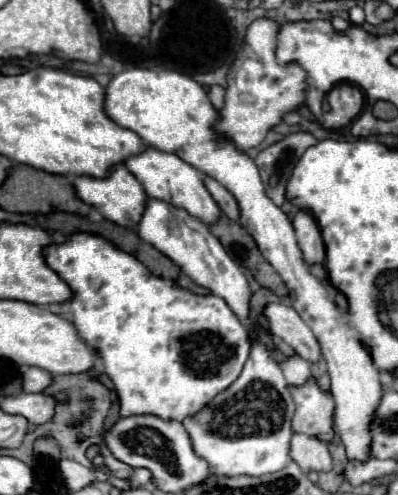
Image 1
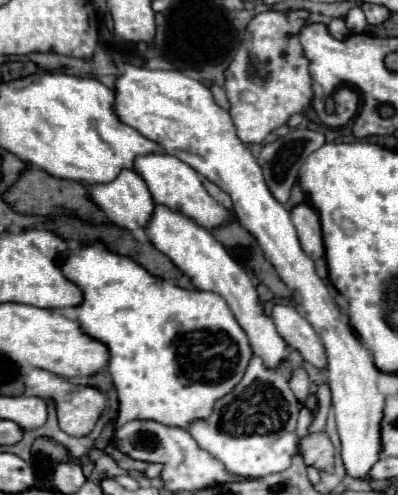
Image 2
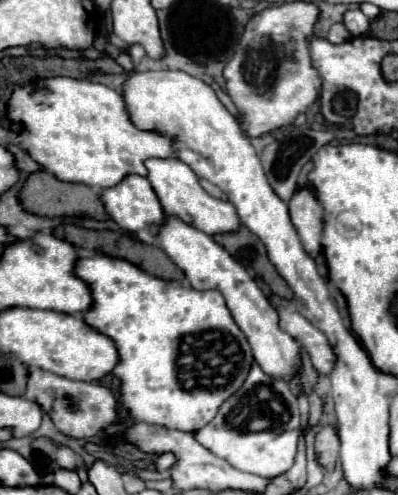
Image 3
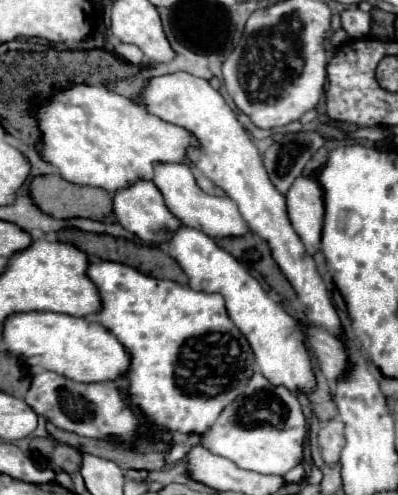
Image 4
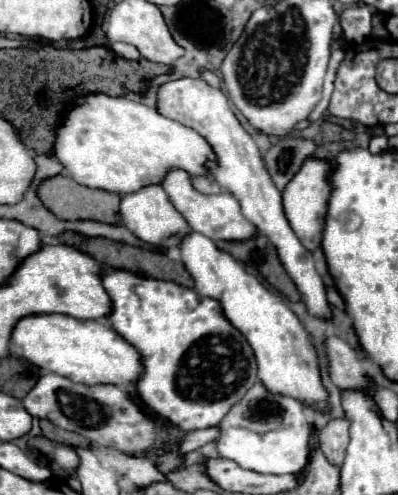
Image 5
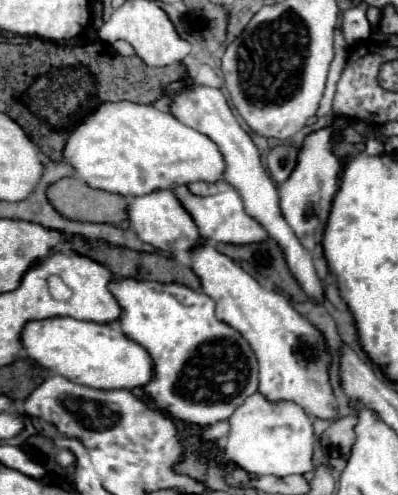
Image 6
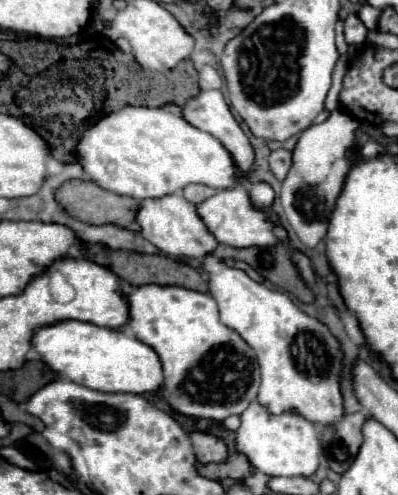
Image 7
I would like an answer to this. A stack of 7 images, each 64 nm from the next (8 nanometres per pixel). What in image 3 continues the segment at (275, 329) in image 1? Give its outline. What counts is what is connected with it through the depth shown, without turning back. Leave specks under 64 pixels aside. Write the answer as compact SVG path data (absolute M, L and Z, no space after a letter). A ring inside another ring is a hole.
M276 308L280 316L280 328L290 334L294 340L300 342L300 346L308 352L314 368L322 374L330 374L334 366L334 352L326 340L326 336L314 328L302 314L288 312L286 308Z

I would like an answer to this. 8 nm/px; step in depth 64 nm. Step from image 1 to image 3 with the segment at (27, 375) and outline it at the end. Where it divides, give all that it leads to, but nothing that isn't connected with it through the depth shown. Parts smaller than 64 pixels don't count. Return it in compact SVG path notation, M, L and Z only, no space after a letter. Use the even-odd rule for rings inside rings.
M34 370L28 378L24 398L38 402L44 408L44 412L52 416L54 426L62 434L72 438L92 438L98 430L104 430L106 426L118 420L114 394L98 382L76 382L54 372Z

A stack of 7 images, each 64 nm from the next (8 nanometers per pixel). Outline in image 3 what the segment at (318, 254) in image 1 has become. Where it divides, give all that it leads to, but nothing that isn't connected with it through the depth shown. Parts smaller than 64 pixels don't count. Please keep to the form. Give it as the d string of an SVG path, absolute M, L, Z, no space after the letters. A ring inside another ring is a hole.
M310 188L296 192L290 200L290 218L304 244L304 250L316 258L322 252L322 206Z

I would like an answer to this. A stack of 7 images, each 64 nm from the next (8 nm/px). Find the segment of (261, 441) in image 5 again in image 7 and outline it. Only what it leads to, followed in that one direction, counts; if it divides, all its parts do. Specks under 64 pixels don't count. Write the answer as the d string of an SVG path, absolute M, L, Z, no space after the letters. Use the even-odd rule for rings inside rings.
M252 400L248 408L240 414L240 426L236 430L236 454L244 454L250 462L250 468L264 472L272 478L310 478L318 468L320 440L316 426L304 420L298 412L270 414L260 402Z

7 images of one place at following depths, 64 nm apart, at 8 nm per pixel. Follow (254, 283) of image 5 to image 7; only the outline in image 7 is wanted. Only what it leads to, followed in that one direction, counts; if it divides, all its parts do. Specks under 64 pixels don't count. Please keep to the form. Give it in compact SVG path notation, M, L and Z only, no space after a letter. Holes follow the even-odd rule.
M214 254L202 258L202 272L208 274L208 290L218 302L220 322L236 330L256 352L262 372L258 402L272 414L296 410L314 424L340 420L344 416L340 394L342 352L330 330L298 310L286 294L254 282L244 270L228 266Z

